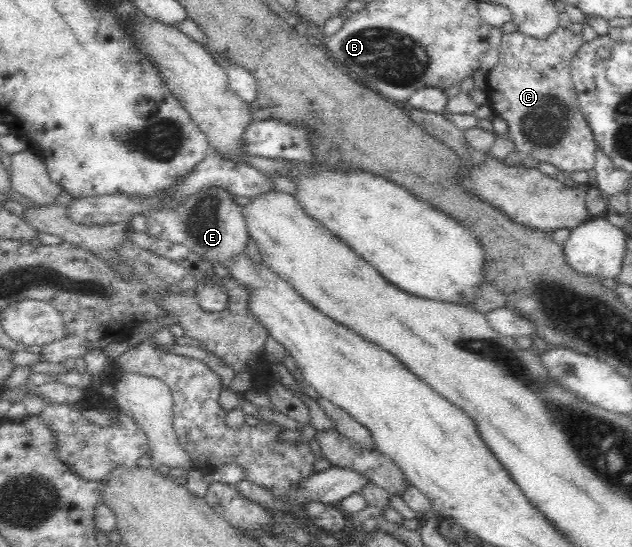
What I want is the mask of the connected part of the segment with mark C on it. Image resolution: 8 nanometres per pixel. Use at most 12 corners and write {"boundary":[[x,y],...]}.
{"boundary":[[502,32],[489,105],[522,158],[595,167],[572,80],[586,41]]}

